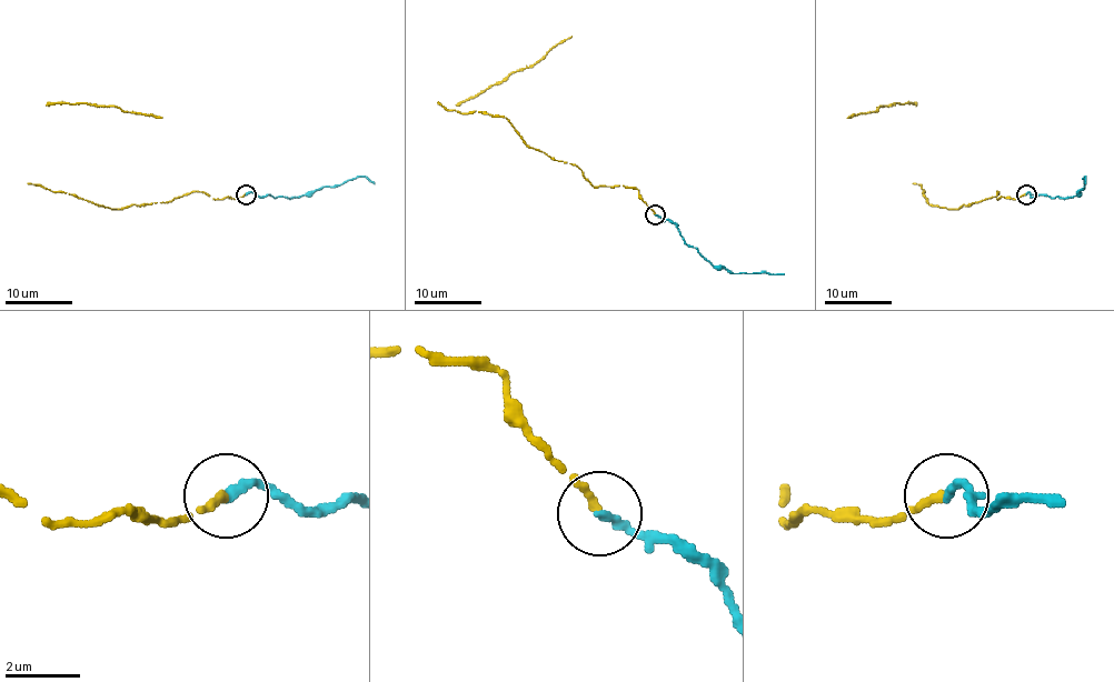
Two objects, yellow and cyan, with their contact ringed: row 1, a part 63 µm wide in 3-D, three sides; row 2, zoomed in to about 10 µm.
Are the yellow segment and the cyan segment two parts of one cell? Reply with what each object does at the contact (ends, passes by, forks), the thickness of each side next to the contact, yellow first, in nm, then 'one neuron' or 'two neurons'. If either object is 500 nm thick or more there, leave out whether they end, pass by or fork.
yellow ends; cyan ends; calibres 240 and 280 nm; one neuron

